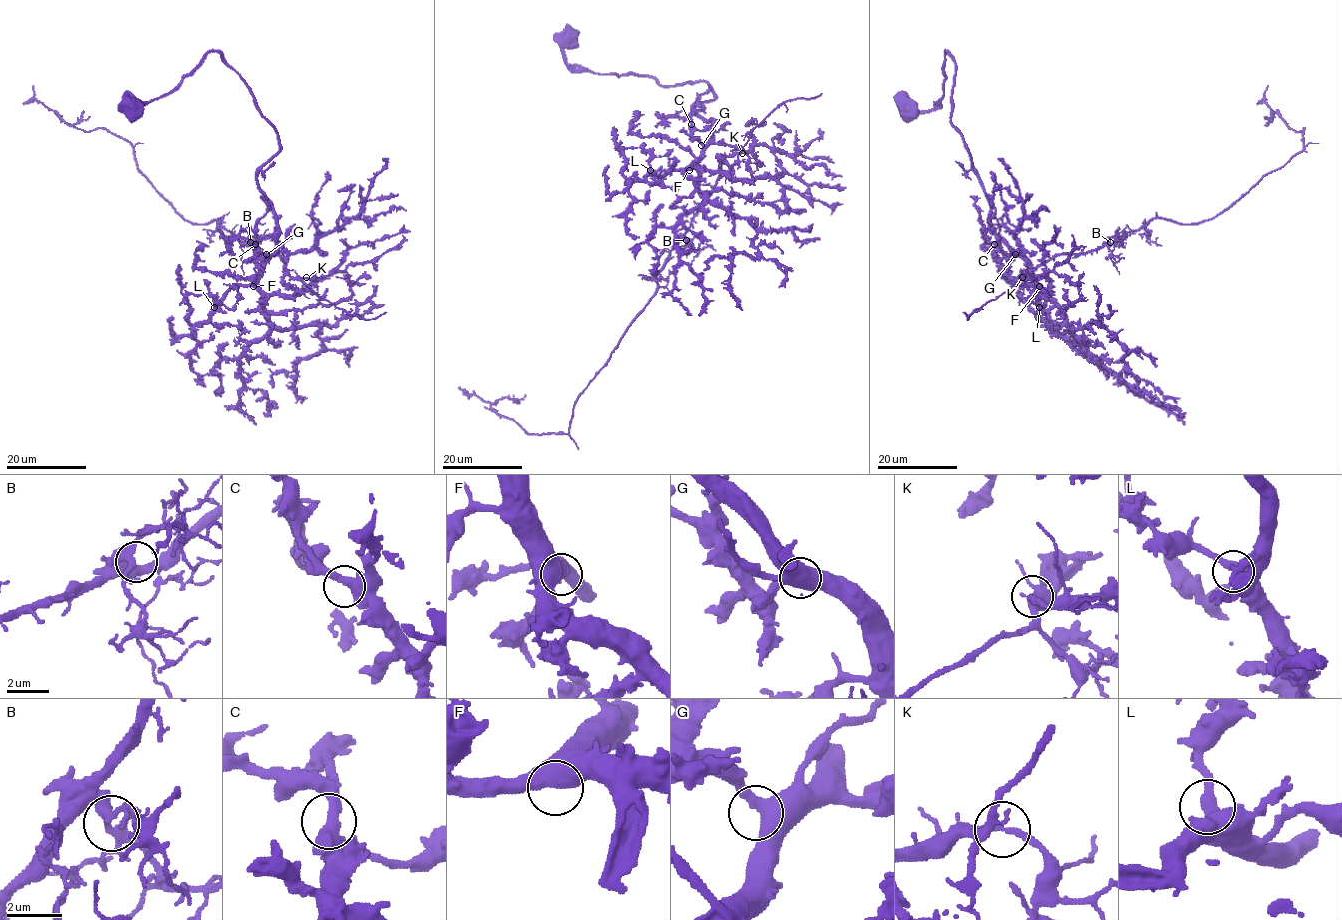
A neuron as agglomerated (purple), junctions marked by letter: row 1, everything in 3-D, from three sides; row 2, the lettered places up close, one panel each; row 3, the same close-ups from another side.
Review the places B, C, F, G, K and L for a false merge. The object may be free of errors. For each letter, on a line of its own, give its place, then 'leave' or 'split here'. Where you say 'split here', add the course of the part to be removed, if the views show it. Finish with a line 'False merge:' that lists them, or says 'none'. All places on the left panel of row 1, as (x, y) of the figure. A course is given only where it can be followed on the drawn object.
B: at (250, 242); leave
C: at (255, 244); leave
F: at (253, 286); leave
G: at (266, 254); leave
K: at (306, 277); split here; foreign part runs (307, 277), (243, 244), (221, 218), (186, 221), (138, 169), (133, 146), (55, 113), (69, 125), (90, 116)
L: at (214, 307); leave
False merge: K

